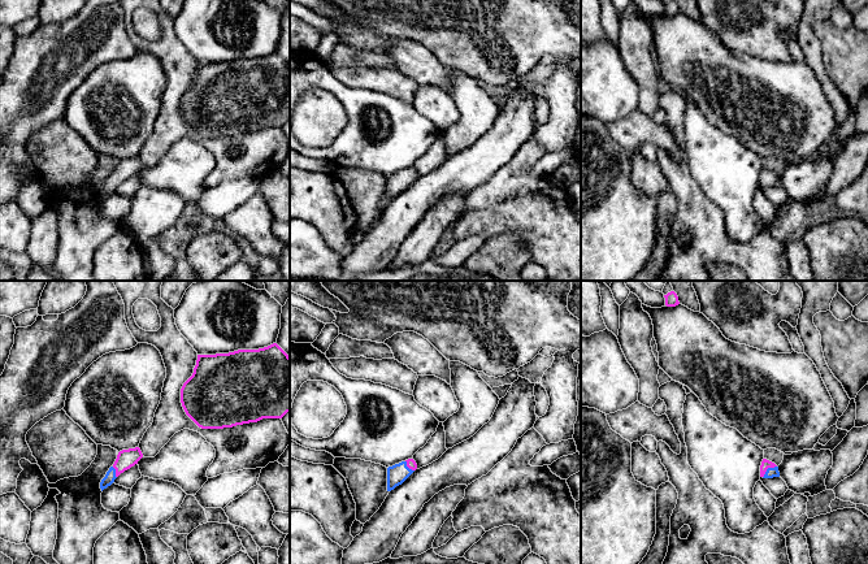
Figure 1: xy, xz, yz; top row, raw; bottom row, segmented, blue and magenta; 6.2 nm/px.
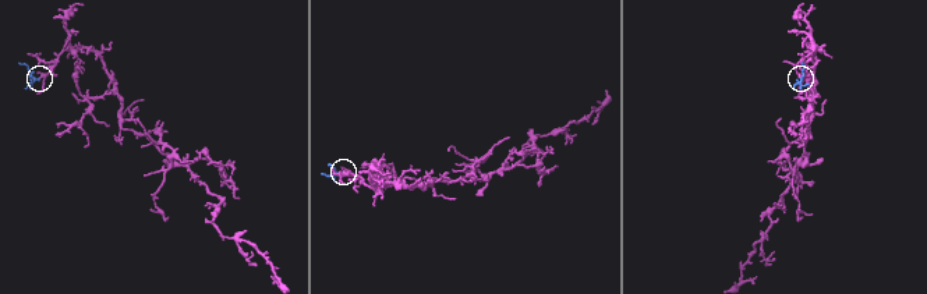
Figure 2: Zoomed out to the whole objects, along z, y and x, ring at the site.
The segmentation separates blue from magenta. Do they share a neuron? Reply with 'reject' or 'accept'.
accept

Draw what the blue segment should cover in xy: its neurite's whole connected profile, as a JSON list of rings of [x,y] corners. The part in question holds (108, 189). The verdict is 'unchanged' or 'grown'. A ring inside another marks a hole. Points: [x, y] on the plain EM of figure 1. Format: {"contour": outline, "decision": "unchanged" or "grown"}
{"contour": [[[139,156],[120,160],[114,173],[100,191],[101,200],[110,195],[121,182],[138,173],[142,166],[143,162]]], "decision": "grown"}

